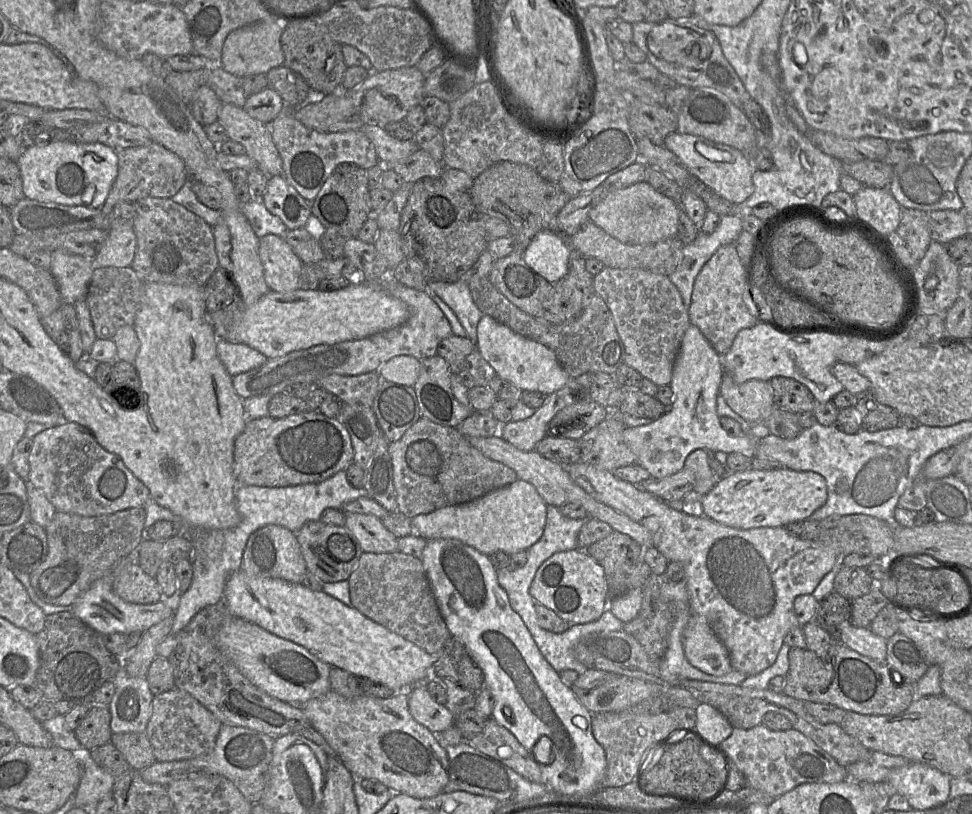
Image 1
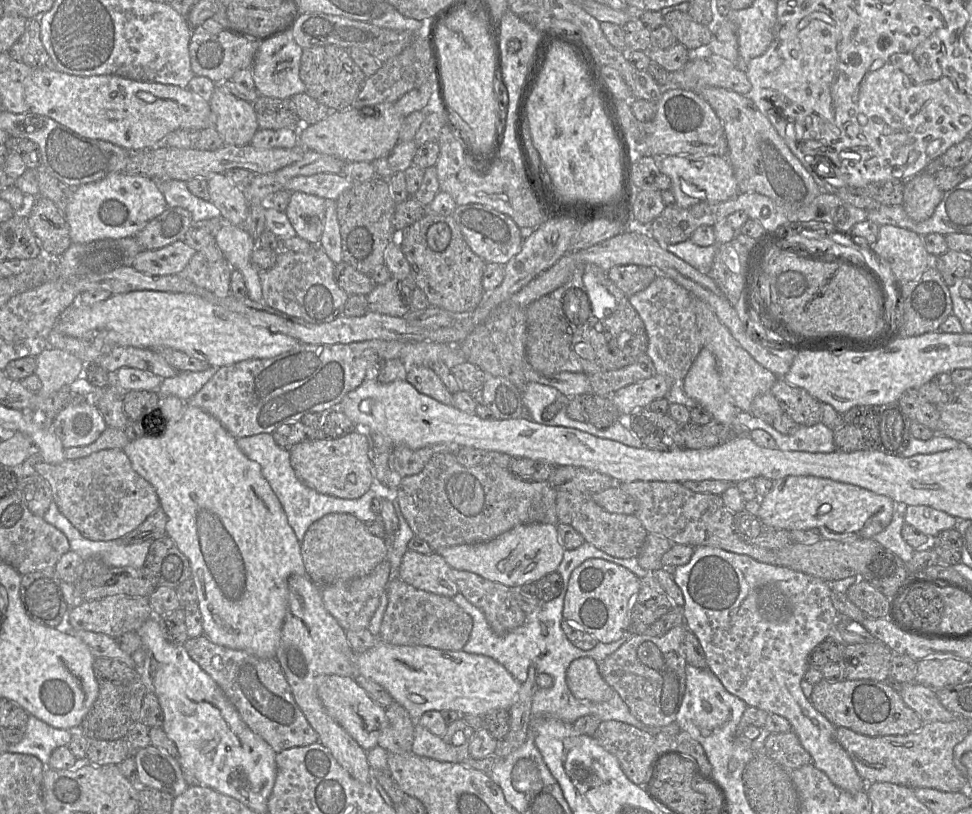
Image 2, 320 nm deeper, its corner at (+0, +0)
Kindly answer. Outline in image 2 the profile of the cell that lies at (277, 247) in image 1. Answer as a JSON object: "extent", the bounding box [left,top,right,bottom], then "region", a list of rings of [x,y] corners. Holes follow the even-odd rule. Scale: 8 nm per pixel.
{"extent":[206,173,248,227],"region":[[[223,173],[213,174],[206,178],[211,202],[219,209],[220,216],[234,226],[244,227],[248,217],[248,203],[244,189],[231,182]]]}

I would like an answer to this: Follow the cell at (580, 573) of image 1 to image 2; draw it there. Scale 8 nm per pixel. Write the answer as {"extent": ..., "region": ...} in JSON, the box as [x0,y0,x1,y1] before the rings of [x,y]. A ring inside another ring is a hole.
{"extent":[563,559,640,642],"region":[[[587,559],[571,573],[564,596],[563,618],[598,642],[615,642],[629,630],[631,605],[640,585],[640,578],[621,565],[604,559]]]}

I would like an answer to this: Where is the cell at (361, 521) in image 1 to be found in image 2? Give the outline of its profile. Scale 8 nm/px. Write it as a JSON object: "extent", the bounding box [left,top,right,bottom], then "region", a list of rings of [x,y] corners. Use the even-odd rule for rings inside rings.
{"extent":[398,550,459,598],"region":[[[407,550],[402,558],[398,578],[416,589],[453,598],[459,593],[450,578],[451,567],[437,553],[421,554]]]}

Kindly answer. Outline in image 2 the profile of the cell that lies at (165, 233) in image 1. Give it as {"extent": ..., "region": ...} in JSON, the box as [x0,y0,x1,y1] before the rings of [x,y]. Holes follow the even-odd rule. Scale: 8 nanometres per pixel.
{"extent":[177,244,232,297],"region":[[[215,244],[196,251],[186,267],[177,275],[218,297],[225,297],[230,295],[231,272],[232,267]]]}

